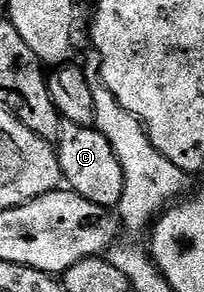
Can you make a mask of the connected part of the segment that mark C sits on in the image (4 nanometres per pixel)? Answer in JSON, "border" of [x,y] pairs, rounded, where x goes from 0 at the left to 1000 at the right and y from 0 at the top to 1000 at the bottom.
{"border":[[[319,421],[284,483],[294,596],[309,627],[377,658],[422,692],[461,692],[534,719],[564,716],[598,678],[608,599],[598,568],[520,473],[471,435],[407,438],[377,425]]]}

